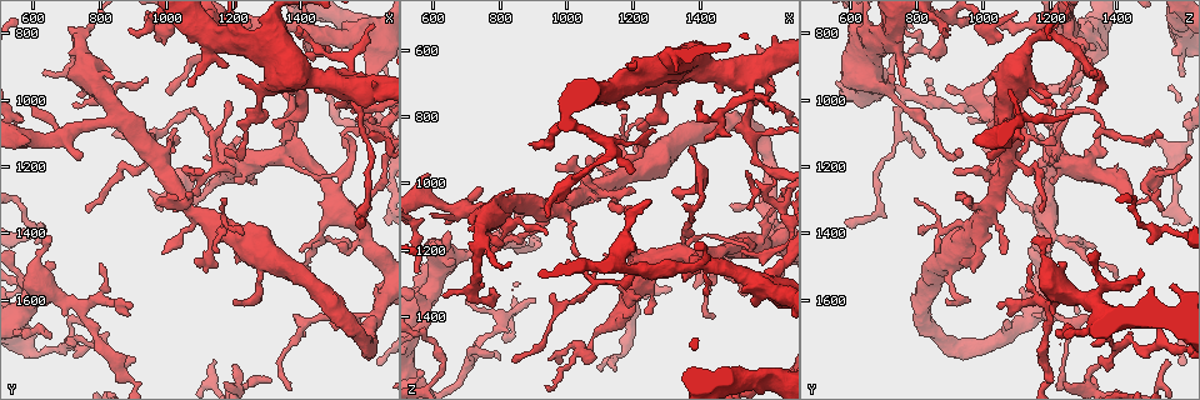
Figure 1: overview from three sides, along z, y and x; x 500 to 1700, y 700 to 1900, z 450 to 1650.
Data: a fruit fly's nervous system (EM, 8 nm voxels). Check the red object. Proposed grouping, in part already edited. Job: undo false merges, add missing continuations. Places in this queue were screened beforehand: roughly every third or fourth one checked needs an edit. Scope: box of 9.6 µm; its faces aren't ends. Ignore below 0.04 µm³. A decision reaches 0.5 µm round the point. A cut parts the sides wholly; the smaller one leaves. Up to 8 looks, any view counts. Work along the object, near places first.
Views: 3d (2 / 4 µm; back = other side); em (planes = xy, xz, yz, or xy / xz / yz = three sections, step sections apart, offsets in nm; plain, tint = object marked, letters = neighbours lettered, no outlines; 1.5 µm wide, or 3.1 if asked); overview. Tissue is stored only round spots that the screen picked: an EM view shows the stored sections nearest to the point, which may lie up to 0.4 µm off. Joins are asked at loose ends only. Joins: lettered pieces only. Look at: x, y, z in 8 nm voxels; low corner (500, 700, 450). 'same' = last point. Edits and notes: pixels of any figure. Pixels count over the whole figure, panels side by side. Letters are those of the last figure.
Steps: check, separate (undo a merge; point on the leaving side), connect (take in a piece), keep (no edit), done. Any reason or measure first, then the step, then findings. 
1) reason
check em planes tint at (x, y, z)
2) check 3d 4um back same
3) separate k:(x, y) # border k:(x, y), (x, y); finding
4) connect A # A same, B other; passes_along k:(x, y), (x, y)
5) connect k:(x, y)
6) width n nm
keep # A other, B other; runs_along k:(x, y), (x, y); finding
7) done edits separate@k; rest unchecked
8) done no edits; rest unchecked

check 3d 4um at (1340, 1070, 1020)

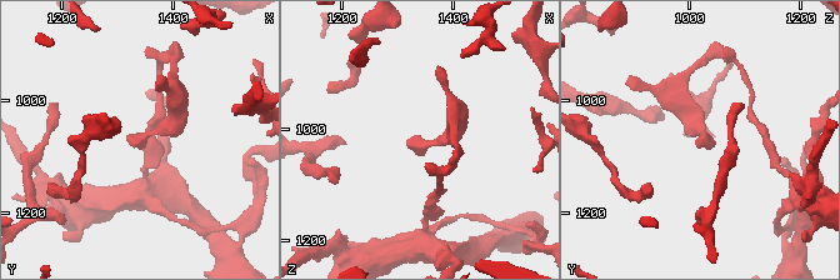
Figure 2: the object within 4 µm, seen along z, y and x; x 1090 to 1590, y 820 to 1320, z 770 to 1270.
check em planes letters at (1330, 1075, 1015)

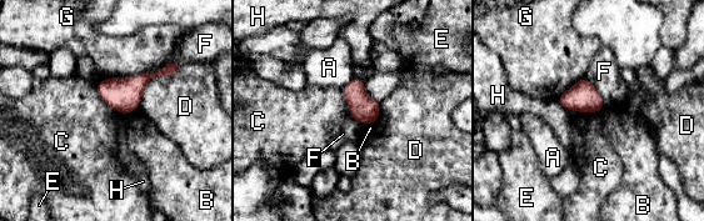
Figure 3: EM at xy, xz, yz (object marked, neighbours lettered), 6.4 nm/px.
keep # A other, B other, C other, D other, E other, F other, G other, H other; no lettered piece goes on from it

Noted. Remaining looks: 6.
branch stops here
check em planes letters at (580, 1130, 980)

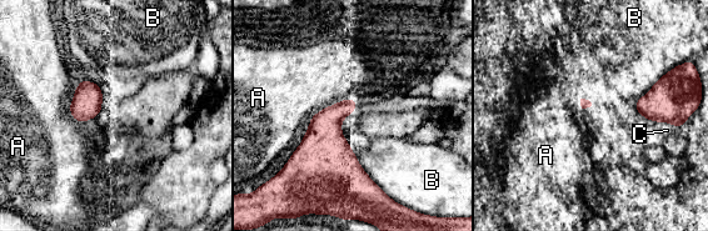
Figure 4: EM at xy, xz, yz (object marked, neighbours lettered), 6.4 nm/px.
keep # A other, B other, C other; border 4:(353, 96), (328, 105), (309, 117); none of them fits

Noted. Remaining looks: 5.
an open end
check em planes plain at (780, 1010, 1320)

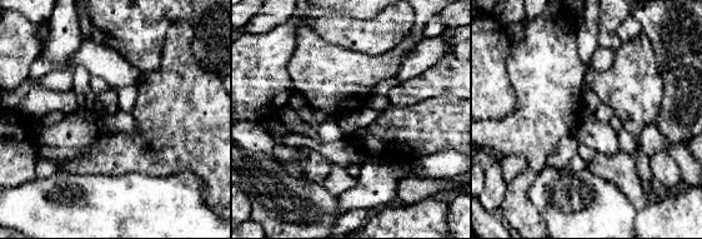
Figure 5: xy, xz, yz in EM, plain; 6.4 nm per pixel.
check em planes letters same

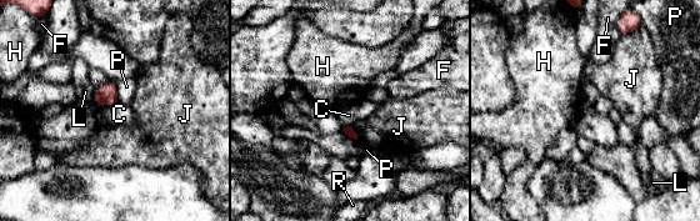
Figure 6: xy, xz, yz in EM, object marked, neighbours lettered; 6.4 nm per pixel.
keep # C other, F other, H other, J other, L other, P other, R other; border 6:(118, 101), (98, 106); no lettered piece goes on from it

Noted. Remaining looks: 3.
done no edits; rest unchecked

